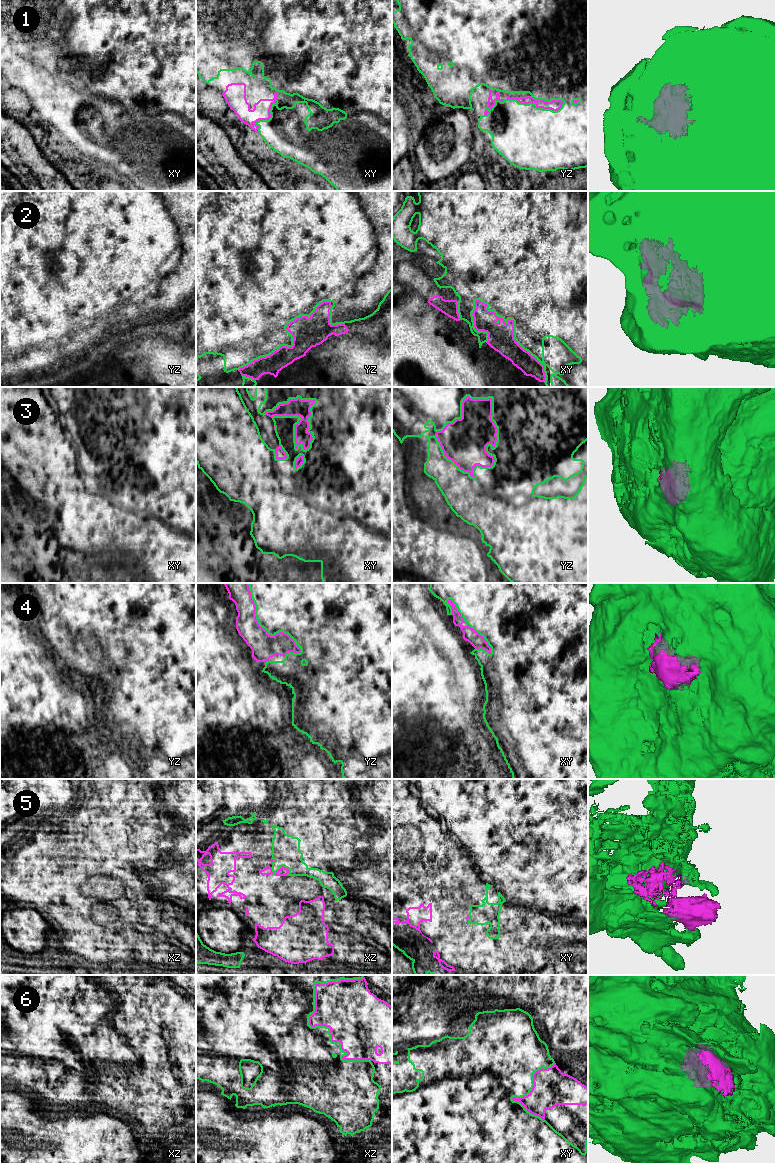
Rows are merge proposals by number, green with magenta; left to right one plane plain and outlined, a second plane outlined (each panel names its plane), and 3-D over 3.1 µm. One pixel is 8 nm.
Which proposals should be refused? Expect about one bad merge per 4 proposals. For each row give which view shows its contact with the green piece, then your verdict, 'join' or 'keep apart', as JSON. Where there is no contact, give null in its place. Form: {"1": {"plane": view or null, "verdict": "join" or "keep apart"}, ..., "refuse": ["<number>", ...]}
{"1": {"plane": "yz", "verdict": "join"}, "2": {"plane": "xy", "verdict": "join"}, "3": {"plane": "yz", "verdict": "join"}, "4": {"plane": "yz", "verdict": "join"}, "5": {"plane": "xz", "verdict": "keep apart"}, "6": {"plane": "xz", "verdict": "join"}, "refuse": ["5"]}

